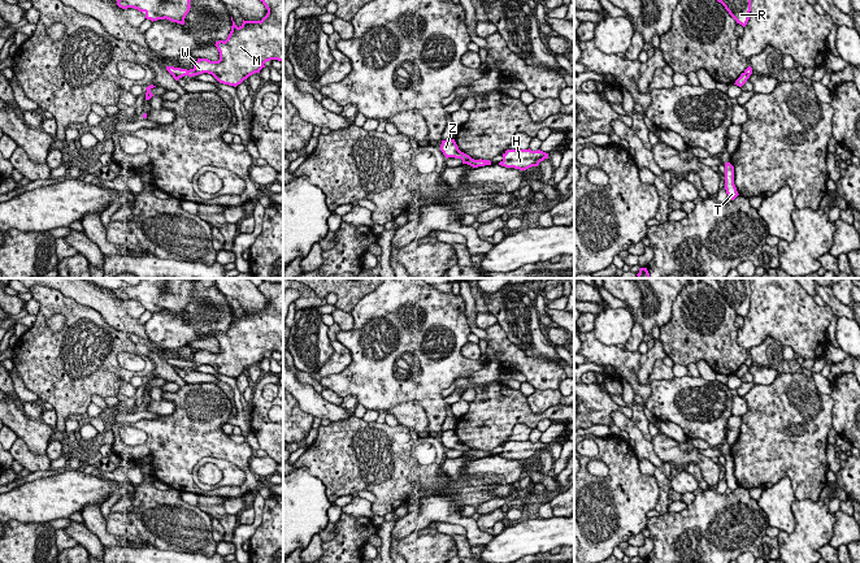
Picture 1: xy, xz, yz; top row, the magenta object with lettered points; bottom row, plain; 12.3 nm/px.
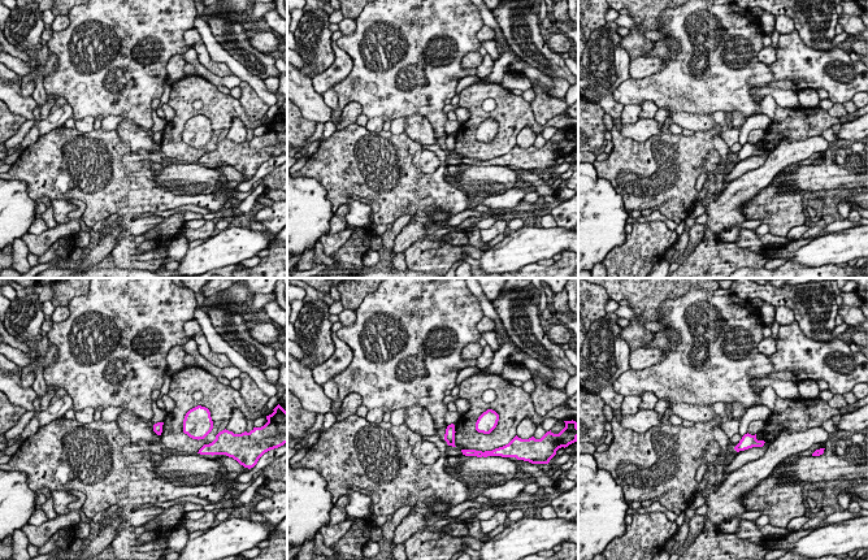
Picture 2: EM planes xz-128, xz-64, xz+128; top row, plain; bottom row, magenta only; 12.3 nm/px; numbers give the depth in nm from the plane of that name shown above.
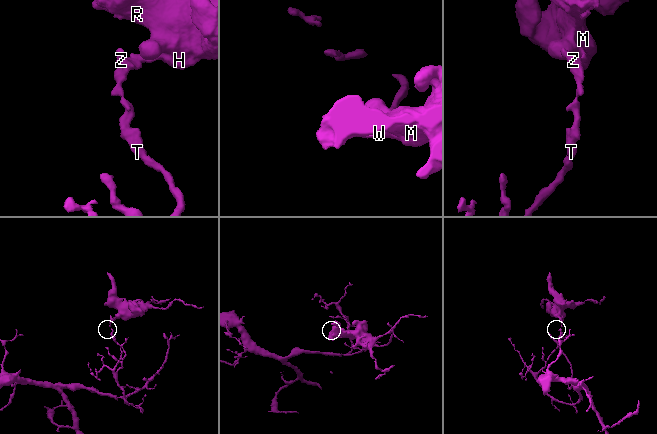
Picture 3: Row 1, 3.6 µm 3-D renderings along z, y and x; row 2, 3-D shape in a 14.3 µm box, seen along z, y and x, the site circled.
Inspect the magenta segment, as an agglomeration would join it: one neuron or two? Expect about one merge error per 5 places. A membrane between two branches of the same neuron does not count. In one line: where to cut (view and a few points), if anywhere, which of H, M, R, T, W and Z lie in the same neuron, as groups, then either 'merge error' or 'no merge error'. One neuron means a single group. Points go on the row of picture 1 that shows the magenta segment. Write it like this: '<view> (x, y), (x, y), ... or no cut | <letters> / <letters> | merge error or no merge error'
xz (470, 157), (463, 160) | H M R W / T Z | merge error

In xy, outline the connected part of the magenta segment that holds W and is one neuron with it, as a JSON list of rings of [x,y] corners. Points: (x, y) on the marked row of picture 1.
[[[260,0],[268,9],[266,16],[261,21],[244,21],[238,27],[233,21],[231,31],[227,39],[216,42],[216,47],[220,52],[218,61],[210,61],[208,59],[197,59],[194,68],[181,69],[174,66],[166,66],[166,70],[171,75],[179,78],[188,75],[199,75],[203,73],[212,74],[220,83],[236,87],[244,79],[255,73],[260,73],[265,68],[265,62],[270,60],[283,61],[283,0]]]

